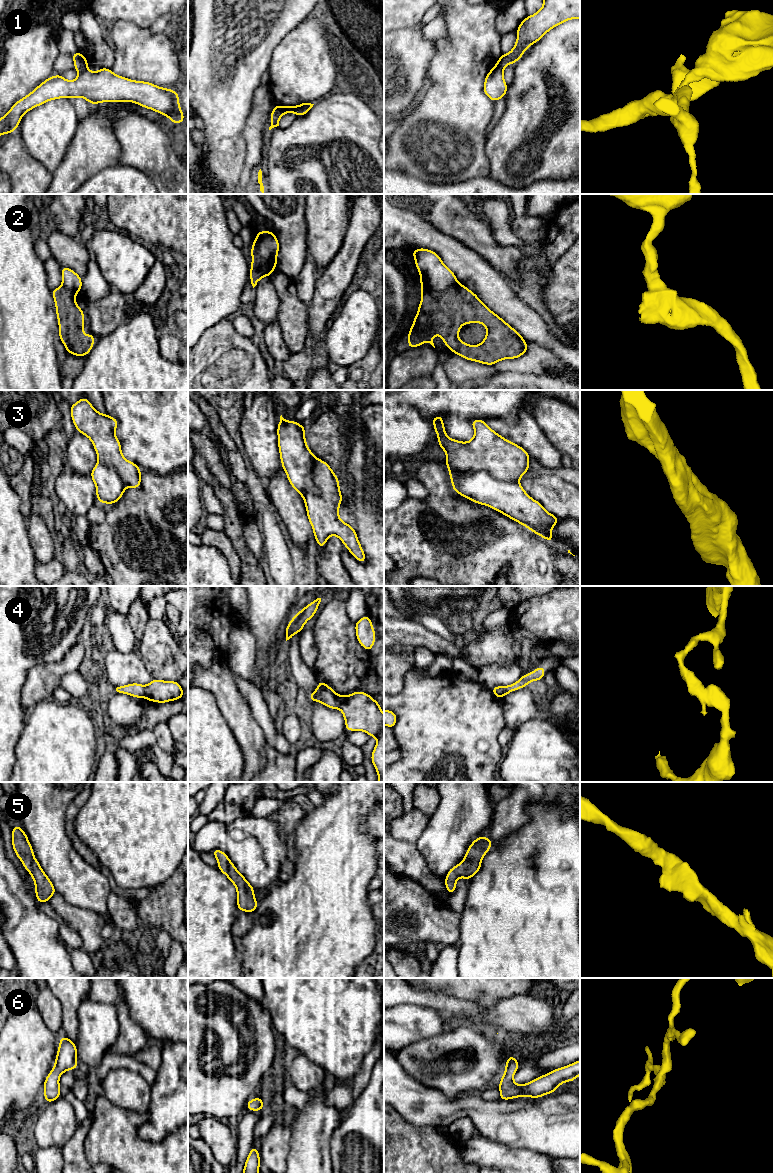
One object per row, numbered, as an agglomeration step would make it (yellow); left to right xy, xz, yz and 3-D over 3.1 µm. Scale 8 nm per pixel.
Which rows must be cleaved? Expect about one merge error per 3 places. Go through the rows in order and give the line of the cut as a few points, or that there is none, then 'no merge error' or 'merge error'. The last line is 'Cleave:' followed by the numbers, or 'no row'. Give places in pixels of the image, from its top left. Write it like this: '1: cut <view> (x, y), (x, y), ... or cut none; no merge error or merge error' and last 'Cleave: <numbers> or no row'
1: cut xy (86, 66), (78, 71); merge error
2: cut xz (260, 232), (258, 254), (273, 269); merge error
3: cut yz (449, 469), (460, 472), (485, 470), (494, 477), (518, 483); merge error
4: cut xz (341, 696), (341, 705), (339, 707); merge error
5: cut none; no merge error
6: cut none; no merge error
Cleave: 1, 2, 3, 4

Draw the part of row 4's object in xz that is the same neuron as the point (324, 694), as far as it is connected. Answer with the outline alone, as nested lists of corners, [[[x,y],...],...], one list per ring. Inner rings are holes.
[[[318,680],[318,688],[309,694],[311,702],[319,701],[330,709],[338,709],[341,706],[341,696],[321,680]]]

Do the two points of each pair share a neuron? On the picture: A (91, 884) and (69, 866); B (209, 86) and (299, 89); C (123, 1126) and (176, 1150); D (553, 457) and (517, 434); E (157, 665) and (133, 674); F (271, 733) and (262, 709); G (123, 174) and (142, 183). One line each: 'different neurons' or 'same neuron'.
A: same neuron
B: different neurons
C: same neuron
D: same neuron
E: different neurons
F: same neuron
G: same neuron

